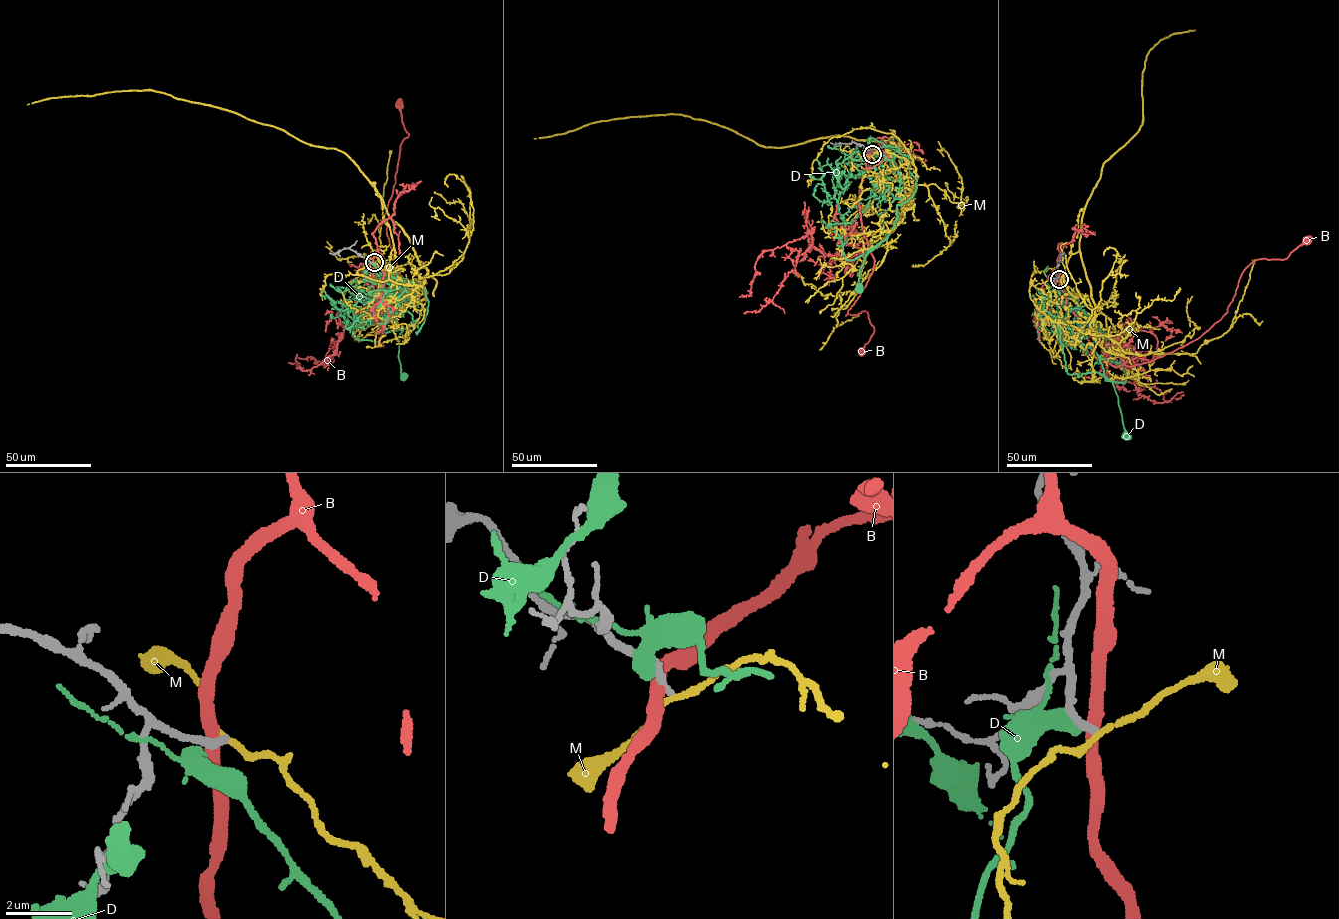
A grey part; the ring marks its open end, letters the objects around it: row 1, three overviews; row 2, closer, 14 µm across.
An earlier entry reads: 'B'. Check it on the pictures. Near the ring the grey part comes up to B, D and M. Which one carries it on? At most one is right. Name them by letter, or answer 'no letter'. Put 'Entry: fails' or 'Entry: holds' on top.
Entry: fails
no letter

